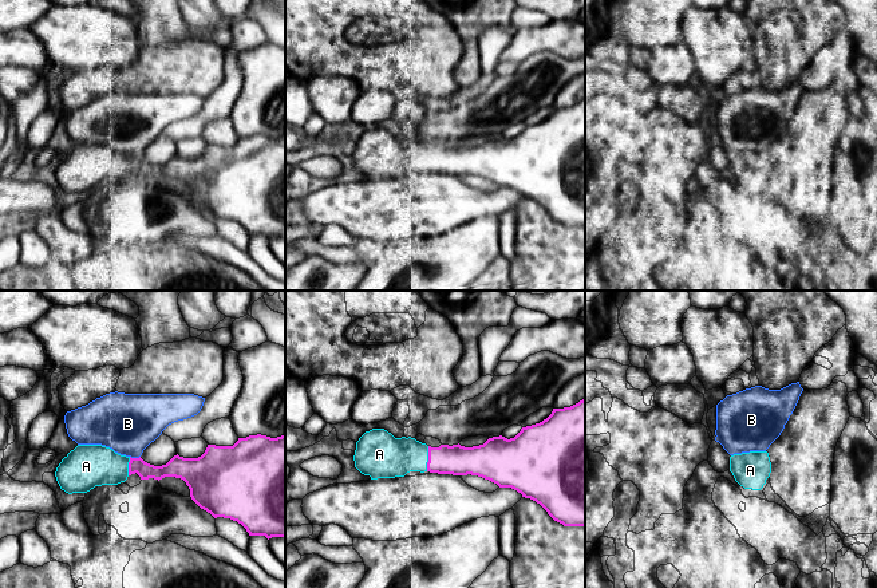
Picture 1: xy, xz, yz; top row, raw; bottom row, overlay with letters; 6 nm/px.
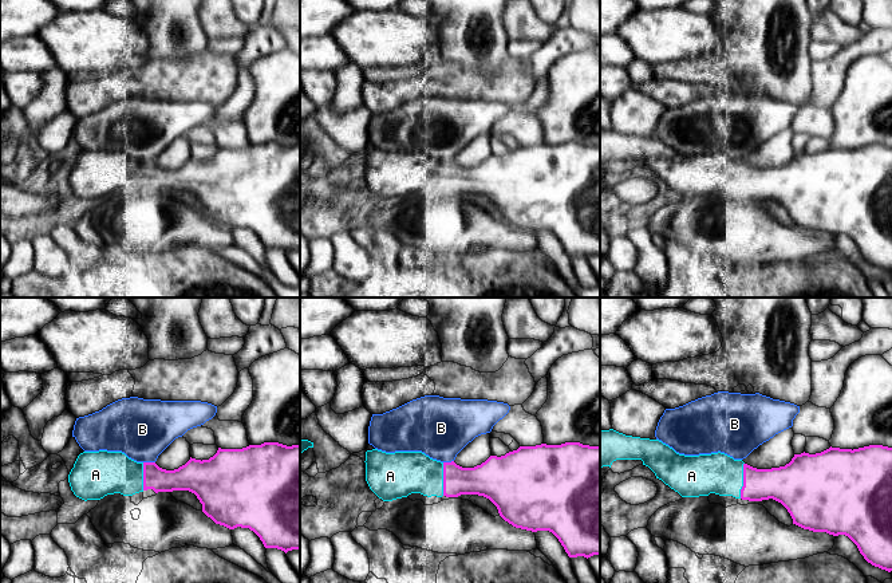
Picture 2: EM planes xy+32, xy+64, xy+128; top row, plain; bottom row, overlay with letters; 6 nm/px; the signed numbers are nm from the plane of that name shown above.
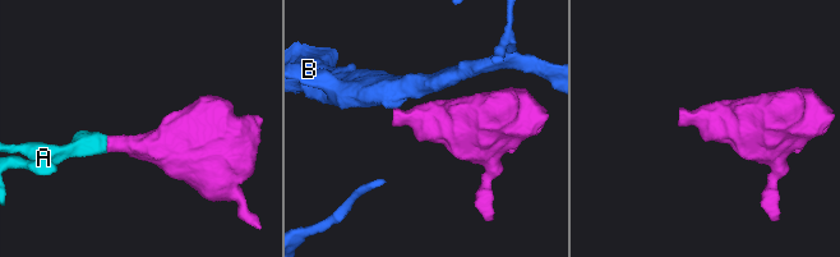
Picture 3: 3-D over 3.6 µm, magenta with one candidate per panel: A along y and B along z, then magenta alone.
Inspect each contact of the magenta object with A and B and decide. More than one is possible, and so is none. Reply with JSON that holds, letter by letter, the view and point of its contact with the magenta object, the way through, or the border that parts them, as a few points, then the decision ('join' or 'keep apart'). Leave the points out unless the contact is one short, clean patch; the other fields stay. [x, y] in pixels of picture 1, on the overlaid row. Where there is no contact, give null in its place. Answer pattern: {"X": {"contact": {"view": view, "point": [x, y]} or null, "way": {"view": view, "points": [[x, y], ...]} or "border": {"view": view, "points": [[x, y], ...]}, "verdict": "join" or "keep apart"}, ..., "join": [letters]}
{"A": {"contact": {"view": "xz", "point": [429, 458]}, "verdict": "join"}, "B": {"contact": {"view": "xy", "point": [135, 458]}, "verdict": "keep apart"}, "join": ["A"]}

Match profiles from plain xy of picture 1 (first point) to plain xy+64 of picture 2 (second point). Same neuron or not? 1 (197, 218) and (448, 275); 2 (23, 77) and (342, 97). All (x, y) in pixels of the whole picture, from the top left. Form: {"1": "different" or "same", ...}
{"1": "different", "2": "different"}

